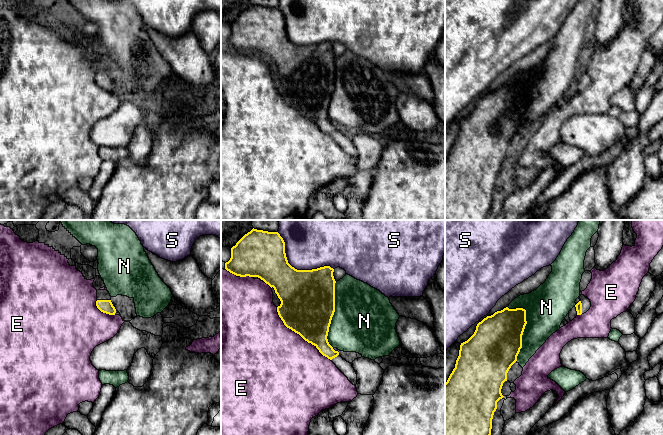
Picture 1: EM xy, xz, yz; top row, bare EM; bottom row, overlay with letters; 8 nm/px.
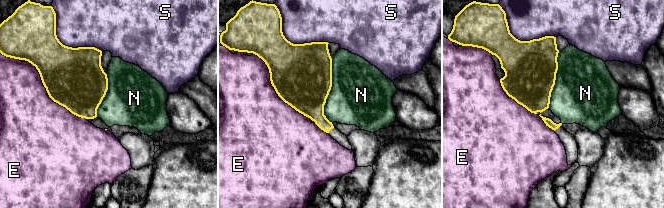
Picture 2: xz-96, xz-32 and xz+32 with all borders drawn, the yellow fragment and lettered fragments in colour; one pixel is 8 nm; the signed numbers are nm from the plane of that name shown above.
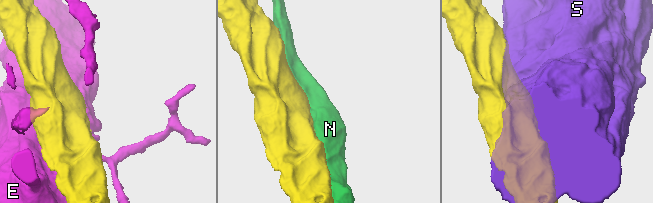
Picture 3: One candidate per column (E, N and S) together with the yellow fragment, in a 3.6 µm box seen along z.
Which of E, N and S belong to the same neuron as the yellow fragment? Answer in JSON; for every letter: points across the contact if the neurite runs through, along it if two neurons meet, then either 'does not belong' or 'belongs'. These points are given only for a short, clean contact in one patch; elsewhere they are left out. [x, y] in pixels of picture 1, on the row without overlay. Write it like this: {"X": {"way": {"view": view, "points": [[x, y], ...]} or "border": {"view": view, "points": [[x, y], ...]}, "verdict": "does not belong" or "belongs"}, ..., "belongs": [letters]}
{"E": {"verdict": "does not belong"}, "N": {"verdict": "does not belong"}, "S": {"verdict": "does not belong"}, "belongs": []}

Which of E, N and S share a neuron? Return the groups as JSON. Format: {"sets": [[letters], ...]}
{"sets": [["E"], ["N"], ["S"]]}

